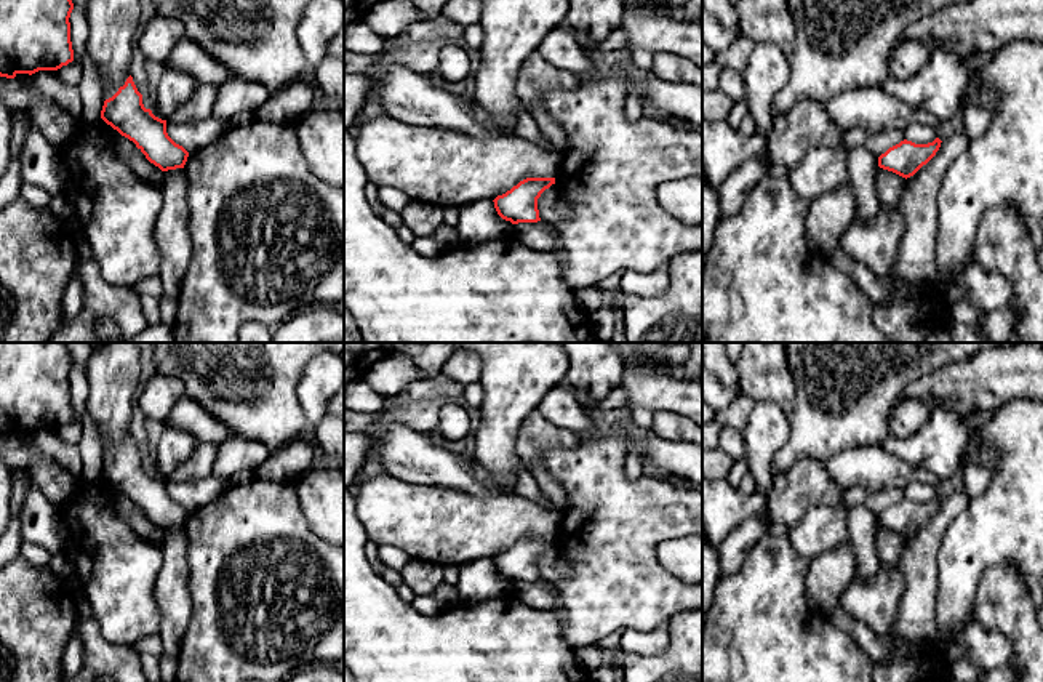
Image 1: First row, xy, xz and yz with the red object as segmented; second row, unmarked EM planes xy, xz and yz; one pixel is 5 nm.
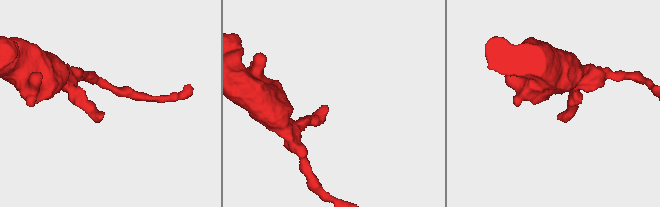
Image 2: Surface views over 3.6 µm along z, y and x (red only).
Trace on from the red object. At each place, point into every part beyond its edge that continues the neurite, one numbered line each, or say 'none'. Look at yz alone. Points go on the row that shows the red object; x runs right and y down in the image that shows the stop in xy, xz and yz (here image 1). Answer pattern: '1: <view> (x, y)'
none

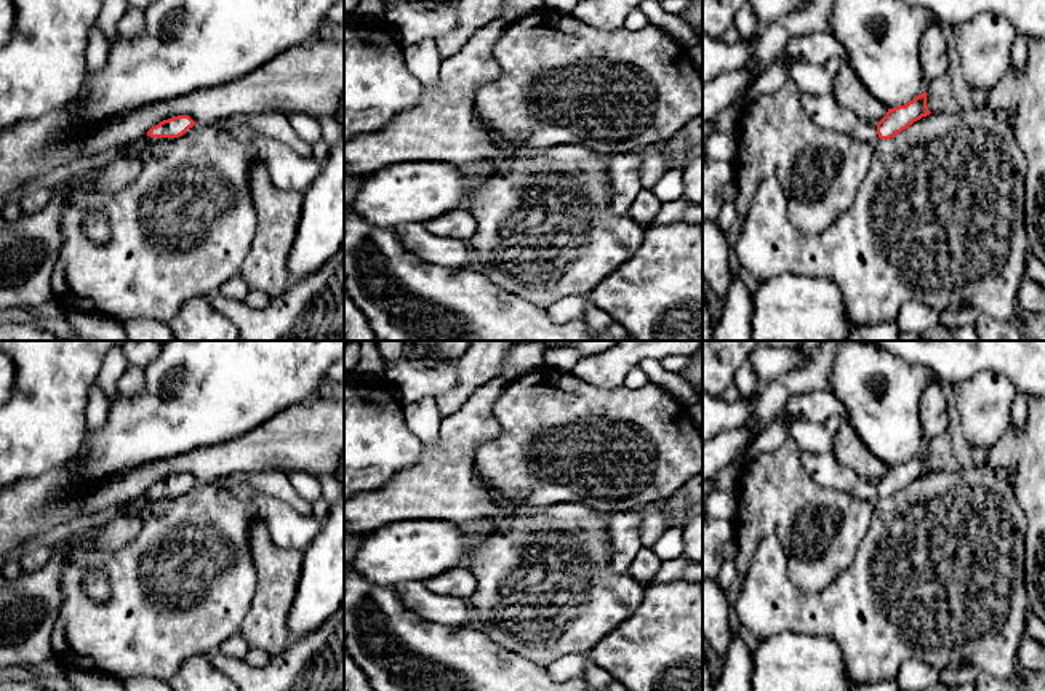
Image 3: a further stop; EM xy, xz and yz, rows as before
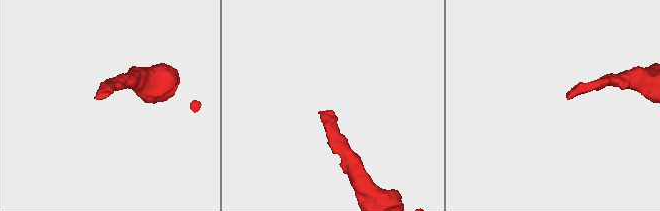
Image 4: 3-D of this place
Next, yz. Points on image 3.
1: yz (824, 111)

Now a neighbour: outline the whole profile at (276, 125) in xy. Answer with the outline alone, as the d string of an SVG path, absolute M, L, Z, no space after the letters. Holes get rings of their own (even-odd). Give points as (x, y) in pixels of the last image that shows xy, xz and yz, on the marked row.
M253 114L253 115L232 115L226 123L218 125L219 128L229 128L235 131L242 131L243 128L254 130L267 138L274 138L291 150L294 150L301 157L310 157L312 146L302 141L296 131L288 123L286 115L283 114Z

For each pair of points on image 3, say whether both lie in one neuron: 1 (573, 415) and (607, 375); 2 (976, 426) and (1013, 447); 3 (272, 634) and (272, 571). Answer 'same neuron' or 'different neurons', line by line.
1: different neurons
2: different neurons
3: same neuron

